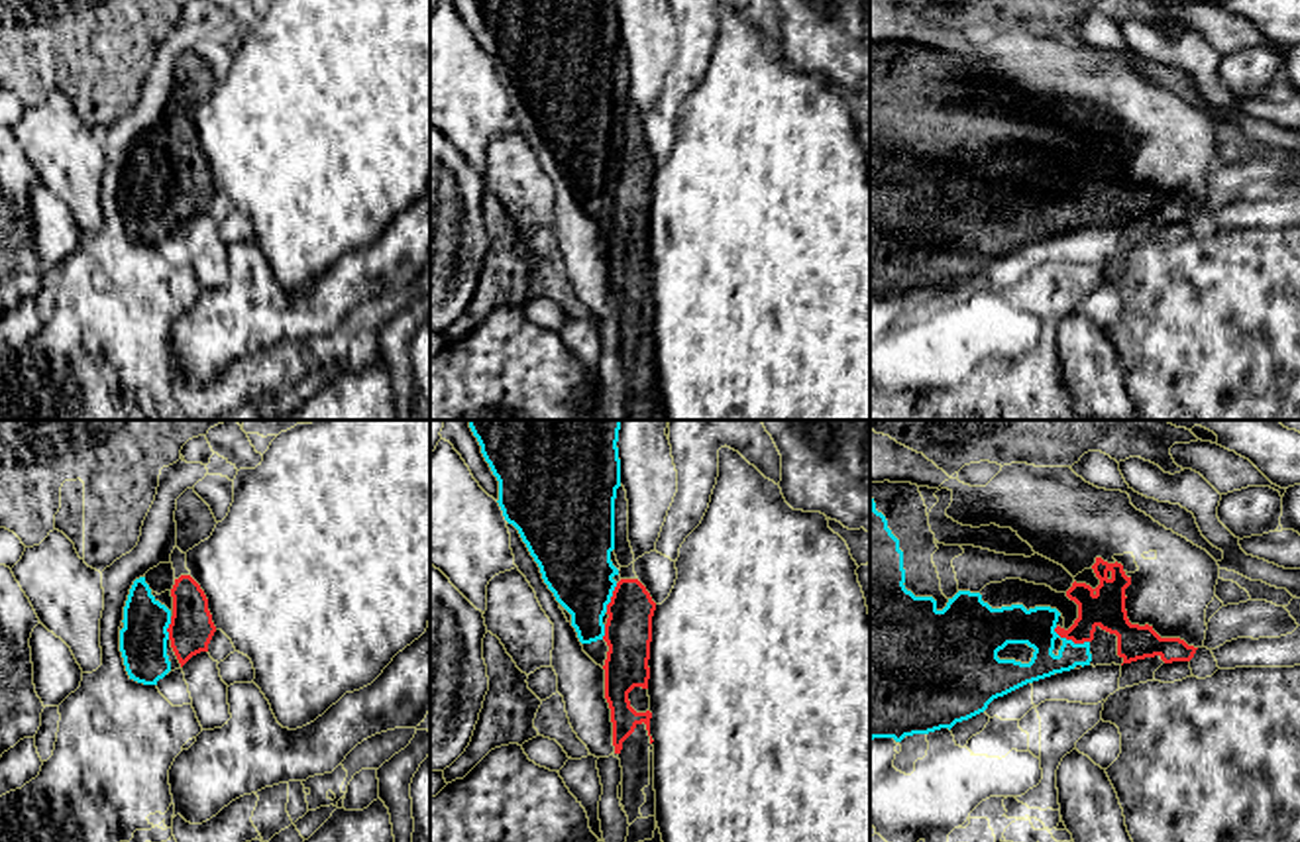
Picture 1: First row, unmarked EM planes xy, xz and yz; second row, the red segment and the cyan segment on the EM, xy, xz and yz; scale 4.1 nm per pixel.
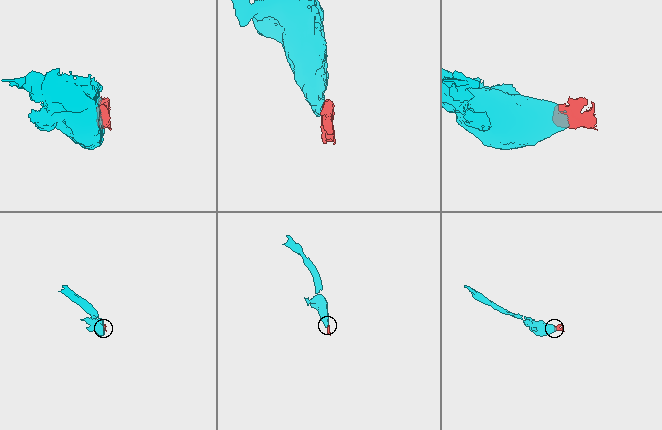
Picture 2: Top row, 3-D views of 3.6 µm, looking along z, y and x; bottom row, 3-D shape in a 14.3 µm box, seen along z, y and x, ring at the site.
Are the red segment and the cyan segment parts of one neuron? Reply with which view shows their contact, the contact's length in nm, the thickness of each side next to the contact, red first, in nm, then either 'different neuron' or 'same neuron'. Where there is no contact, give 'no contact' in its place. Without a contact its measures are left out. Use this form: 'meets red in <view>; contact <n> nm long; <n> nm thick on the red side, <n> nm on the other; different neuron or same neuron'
meets red in yz; contact 160 nm long; 160 nm thick on the red side, 160 nm on the other; same neuron

